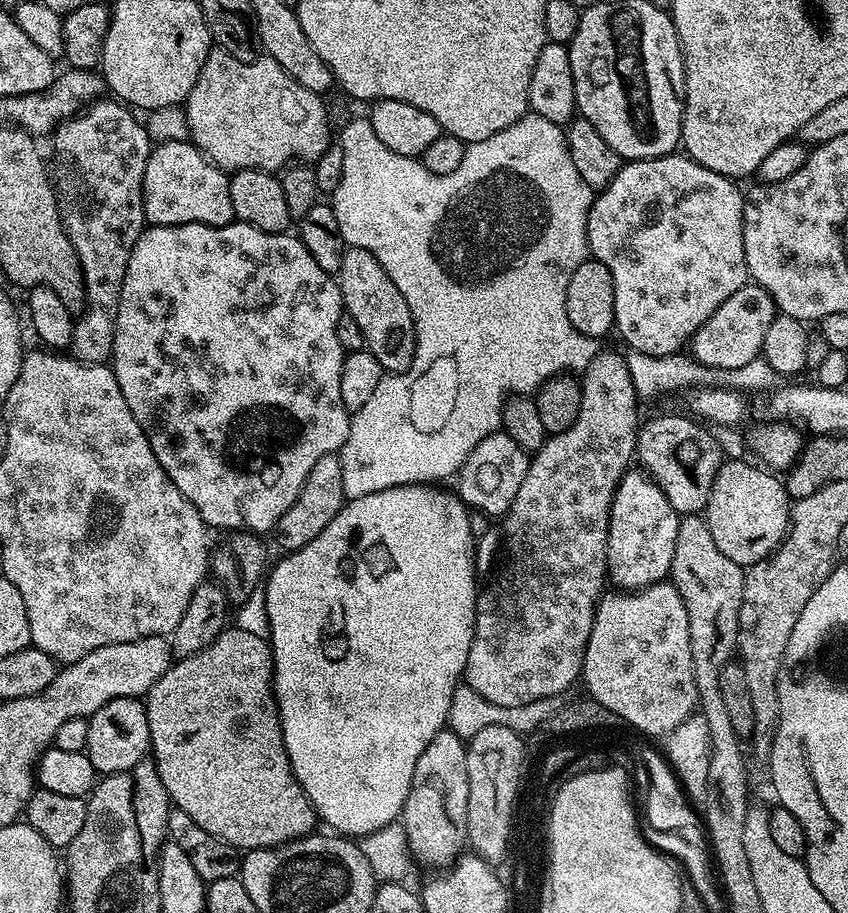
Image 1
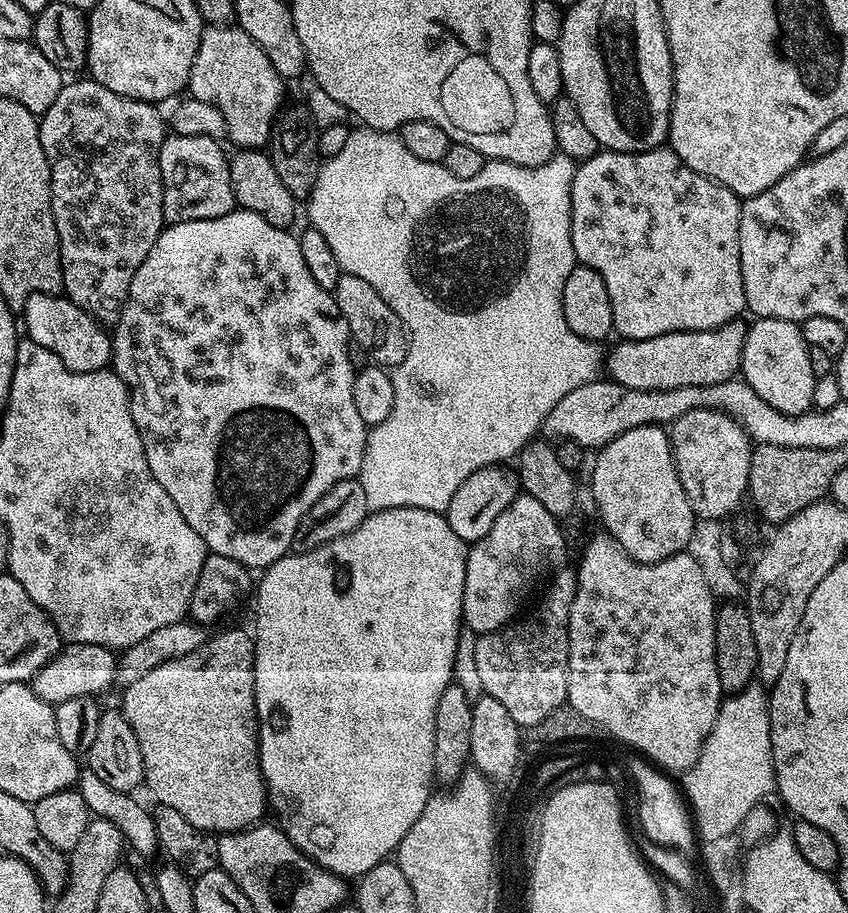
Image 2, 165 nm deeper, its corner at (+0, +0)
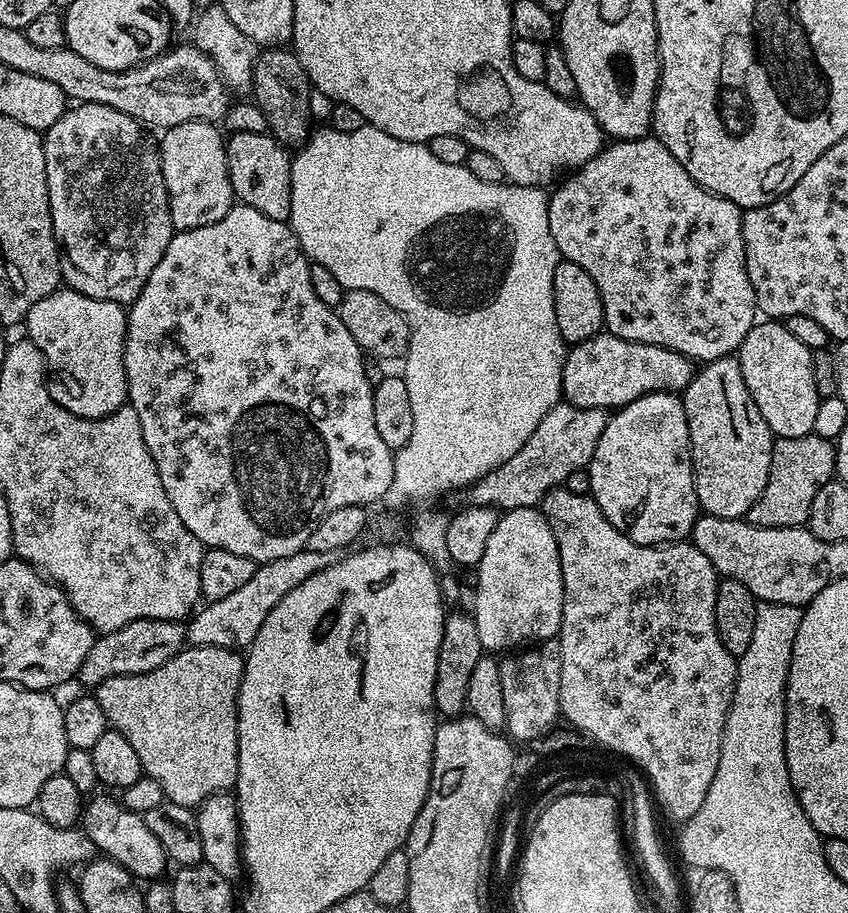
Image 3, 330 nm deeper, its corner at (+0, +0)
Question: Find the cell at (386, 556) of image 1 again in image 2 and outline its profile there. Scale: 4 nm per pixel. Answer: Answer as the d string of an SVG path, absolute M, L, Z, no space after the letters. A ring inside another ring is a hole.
M381 508L369 511L368 517L358 525L350 534L342 534L342 538L334 538L322 546L318 546L309 552L297 551L278 558L269 568L259 573L258 583L255 585L256 592L256 628L254 627L254 639L256 642L256 657L254 658L254 698L256 699L256 719L258 721L258 735L260 738L260 772L264 775L264 783L268 786L271 799L276 804L276 812L280 815L279 827L290 838L290 842L298 850L302 850L315 862L326 870L345 878L359 878L365 876L374 866L385 863L400 847L402 838L406 838L406 830L418 822L418 814L426 806L429 796L433 795L434 773L434 718L438 710L438 702L449 684L453 683L455 670L455 650L458 649L459 632L464 619L464 583L466 582L466 562L468 561L469 545L464 543L454 530L450 530L450 522L443 512L426 510L425 508Z

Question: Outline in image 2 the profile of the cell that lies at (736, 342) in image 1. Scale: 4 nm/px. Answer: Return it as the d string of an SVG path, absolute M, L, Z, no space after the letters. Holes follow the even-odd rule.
M743 319L731 320L714 330L701 332L667 332L658 334L658 338L645 340L621 339L606 352L606 372L615 384L630 390L678 390L678 386L714 386L733 379L740 371L742 346L748 333Z

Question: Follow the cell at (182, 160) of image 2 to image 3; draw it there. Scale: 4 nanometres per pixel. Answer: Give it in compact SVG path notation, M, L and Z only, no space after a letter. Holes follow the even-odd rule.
M195 120L169 128L159 137L158 151L173 229L185 232L198 226L210 226L232 209L234 197L228 173L226 140L215 123Z

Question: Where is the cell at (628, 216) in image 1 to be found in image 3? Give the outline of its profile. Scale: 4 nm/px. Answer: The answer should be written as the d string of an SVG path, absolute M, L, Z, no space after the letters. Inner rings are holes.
M652 134L642 136L639 140L617 140L609 143L600 149L593 160L571 173L560 186L561 188L556 193L553 191L548 198L550 234L554 234L554 242L561 257L582 266L582 270L586 270L586 274L594 278L594 286L598 286L598 294L602 294L604 328L607 331L630 342L669 348L687 356L693 362L717 360L723 356L733 355L739 349L752 325L757 323L758 309L754 298L754 286L750 286L750 274L746 274L746 250L742 238L744 218L737 204L718 194L707 192L701 184L694 182L694 178L686 174L682 162L678 162L678 158L674 158L674 154L670 154L663 142Z

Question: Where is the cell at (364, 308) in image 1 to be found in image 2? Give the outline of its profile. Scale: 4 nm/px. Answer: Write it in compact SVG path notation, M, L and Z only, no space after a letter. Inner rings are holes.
M341 272L334 295L338 310L348 323L351 339L366 346L366 354L371 363L392 370L404 361L408 353L408 334L404 330L404 324L398 318L398 314L394 314L394 310L390 310L390 306L382 302L378 290L374 290L374 286L366 282L366 278Z

